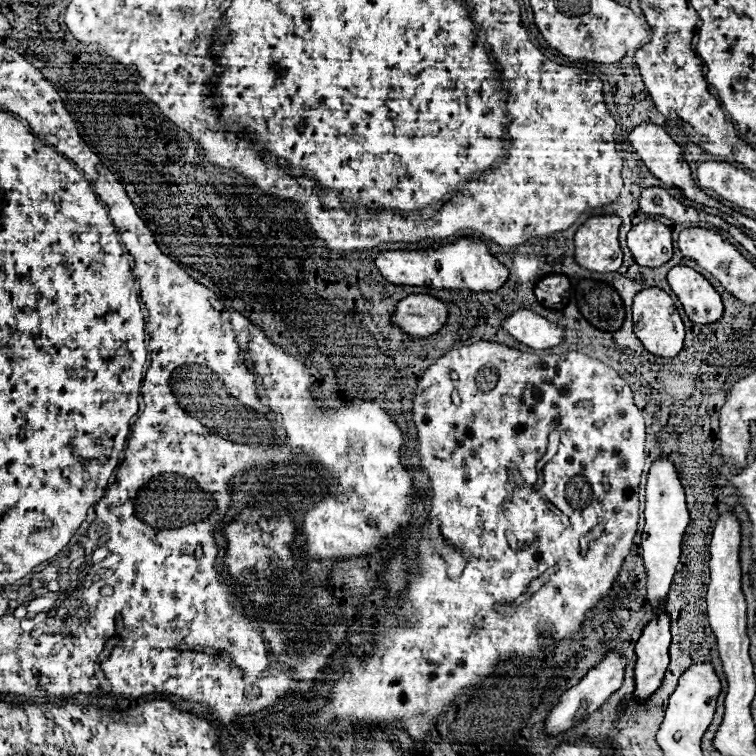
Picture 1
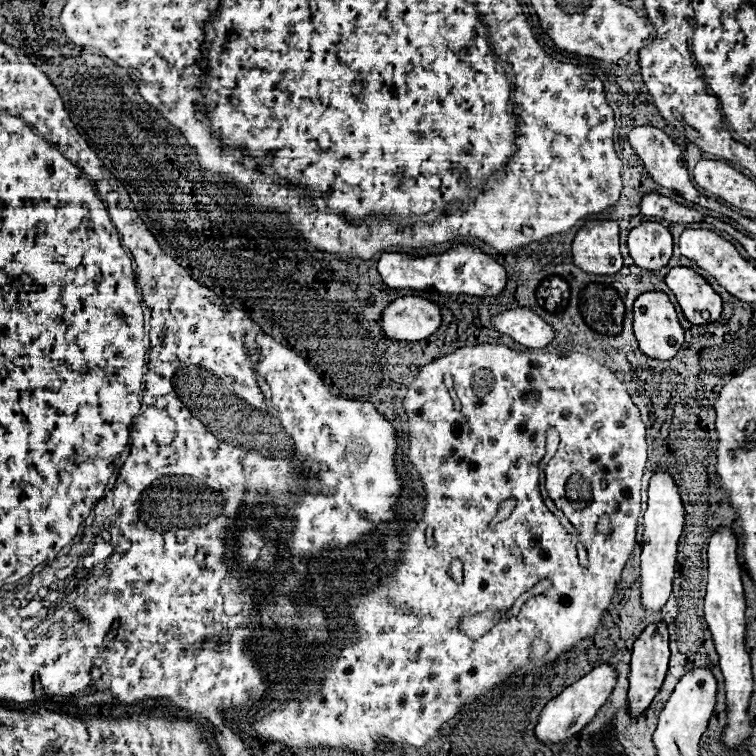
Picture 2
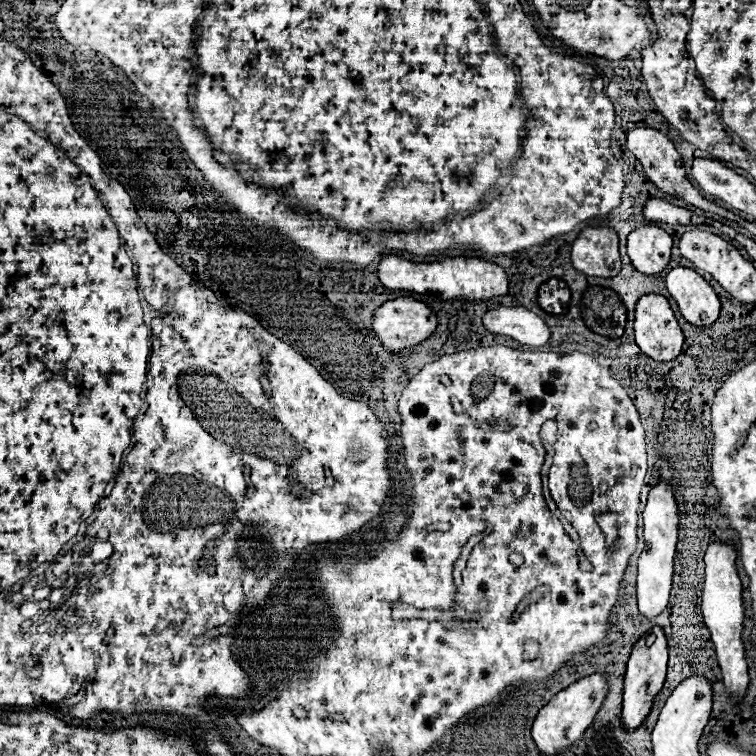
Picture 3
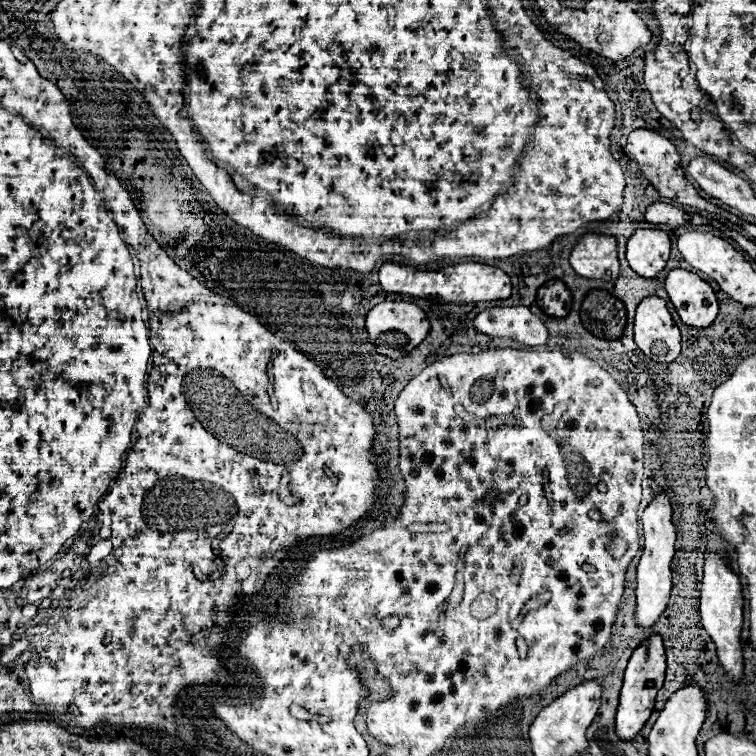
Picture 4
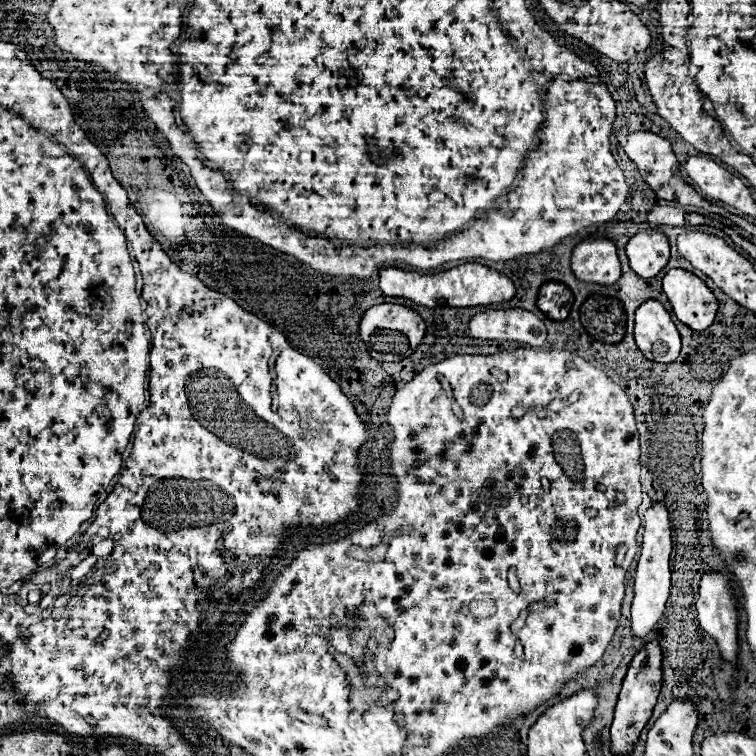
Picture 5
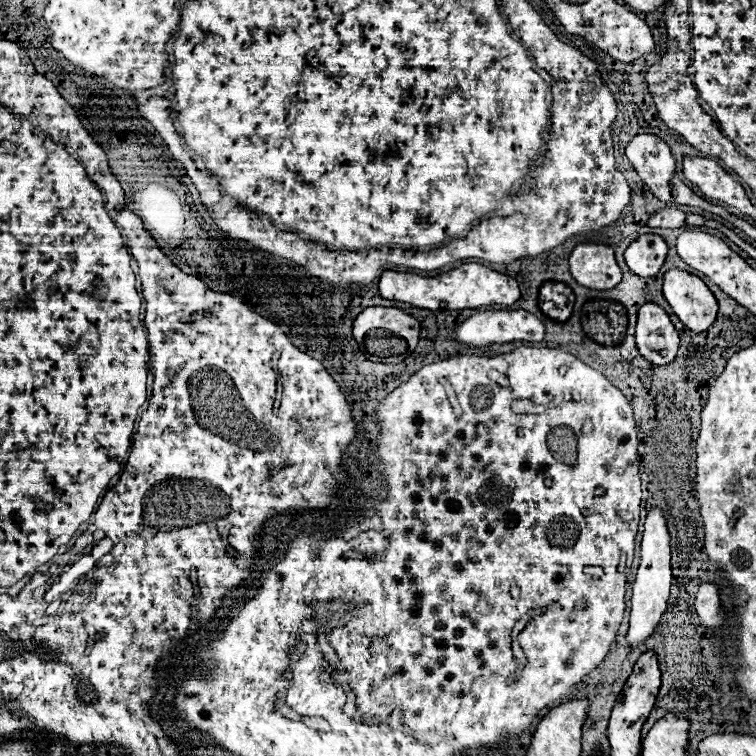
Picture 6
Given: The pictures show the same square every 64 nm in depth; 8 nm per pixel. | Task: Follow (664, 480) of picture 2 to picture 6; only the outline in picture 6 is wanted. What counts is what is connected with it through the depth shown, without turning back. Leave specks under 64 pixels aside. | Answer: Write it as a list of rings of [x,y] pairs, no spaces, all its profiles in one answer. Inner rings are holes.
[[[658,508],[650,510],[644,522],[644,536],[642,536],[642,548],[640,548],[640,568],[636,572],[636,580],[632,584],[632,612],[630,612],[630,626],[626,634],[628,646],[636,646],[644,642],[654,628],[658,626],[668,598],[670,598],[670,584],[672,584],[672,572],[670,572],[670,536],[666,530],[666,520]]]

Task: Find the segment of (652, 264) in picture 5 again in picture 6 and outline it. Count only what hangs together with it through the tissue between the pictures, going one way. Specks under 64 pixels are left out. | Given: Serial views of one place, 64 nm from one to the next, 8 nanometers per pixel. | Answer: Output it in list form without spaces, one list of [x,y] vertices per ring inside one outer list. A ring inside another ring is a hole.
[[[642,234],[626,248],[624,260],[634,274],[642,278],[650,278],[656,276],[658,270],[662,268],[666,254],[668,254],[668,246],[662,236]]]

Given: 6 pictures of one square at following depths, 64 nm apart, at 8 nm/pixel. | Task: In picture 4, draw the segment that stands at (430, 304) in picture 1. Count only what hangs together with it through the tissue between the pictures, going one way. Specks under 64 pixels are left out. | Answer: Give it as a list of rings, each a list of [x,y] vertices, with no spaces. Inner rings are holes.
[[[382,302],[376,304],[366,316],[366,332],[370,336],[370,342],[376,346],[378,354],[392,360],[408,356],[426,338],[428,330],[430,322],[426,314],[412,302]]]

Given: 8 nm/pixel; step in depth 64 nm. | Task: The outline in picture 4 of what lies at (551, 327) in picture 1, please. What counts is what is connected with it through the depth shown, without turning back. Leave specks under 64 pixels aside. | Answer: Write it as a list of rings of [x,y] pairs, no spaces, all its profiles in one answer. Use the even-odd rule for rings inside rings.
[[[524,306],[484,310],[474,318],[474,328],[480,334],[512,338],[526,346],[542,346],[548,338],[548,330],[542,320]]]

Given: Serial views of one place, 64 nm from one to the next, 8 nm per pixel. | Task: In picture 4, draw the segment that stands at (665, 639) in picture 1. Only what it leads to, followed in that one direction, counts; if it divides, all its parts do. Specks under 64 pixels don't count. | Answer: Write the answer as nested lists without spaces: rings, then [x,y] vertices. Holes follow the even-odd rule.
[[[654,632],[648,640],[644,640],[634,650],[634,654],[628,662],[626,674],[624,674],[624,686],[620,692],[620,704],[618,704],[618,712],[616,712],[616,736],[620,736],[620,740],[630,740],[644,728],[646,720],[650,718],[650,714],[654,710],[654,698],[664,684],[664,670],[666,670],[664,644],[662,644],[660,634]]]

